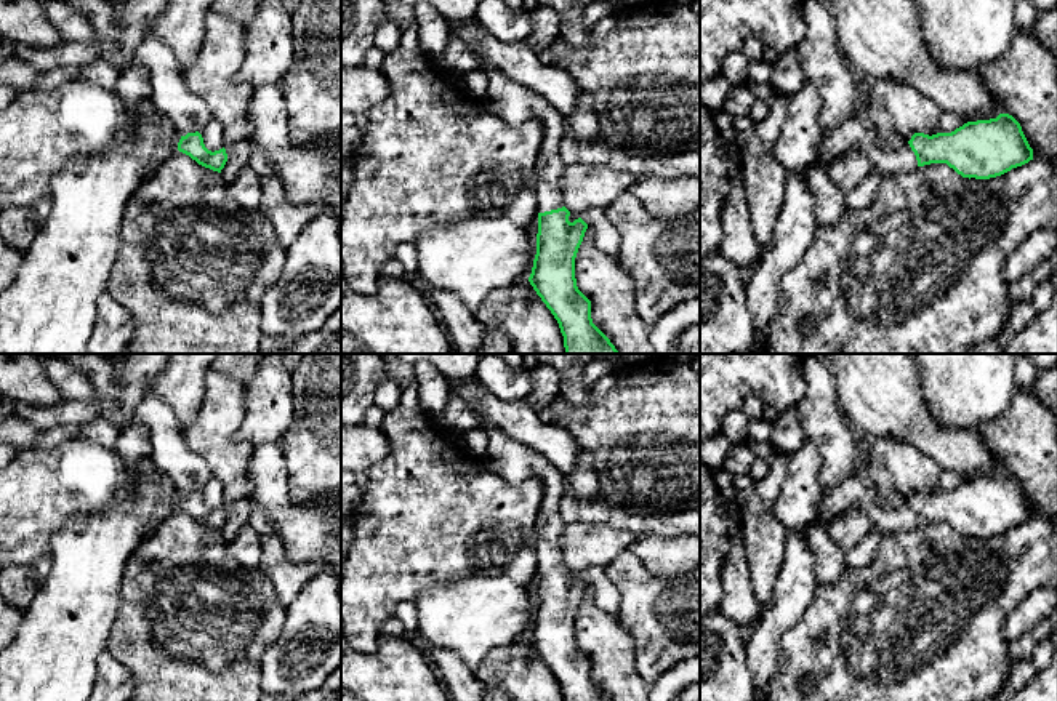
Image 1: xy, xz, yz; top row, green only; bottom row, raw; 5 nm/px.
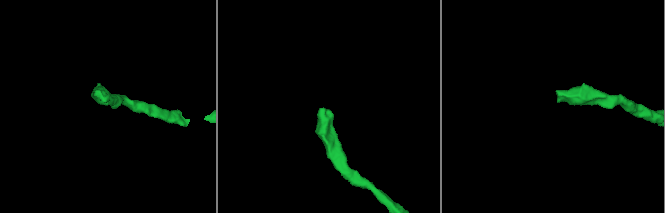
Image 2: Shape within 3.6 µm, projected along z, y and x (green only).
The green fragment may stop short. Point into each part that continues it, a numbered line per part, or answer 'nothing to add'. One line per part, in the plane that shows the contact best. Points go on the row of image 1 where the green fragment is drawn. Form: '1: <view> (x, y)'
1: xz (514, 103)

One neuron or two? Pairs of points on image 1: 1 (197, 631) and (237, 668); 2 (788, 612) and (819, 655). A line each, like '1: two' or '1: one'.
1: one
2: two

